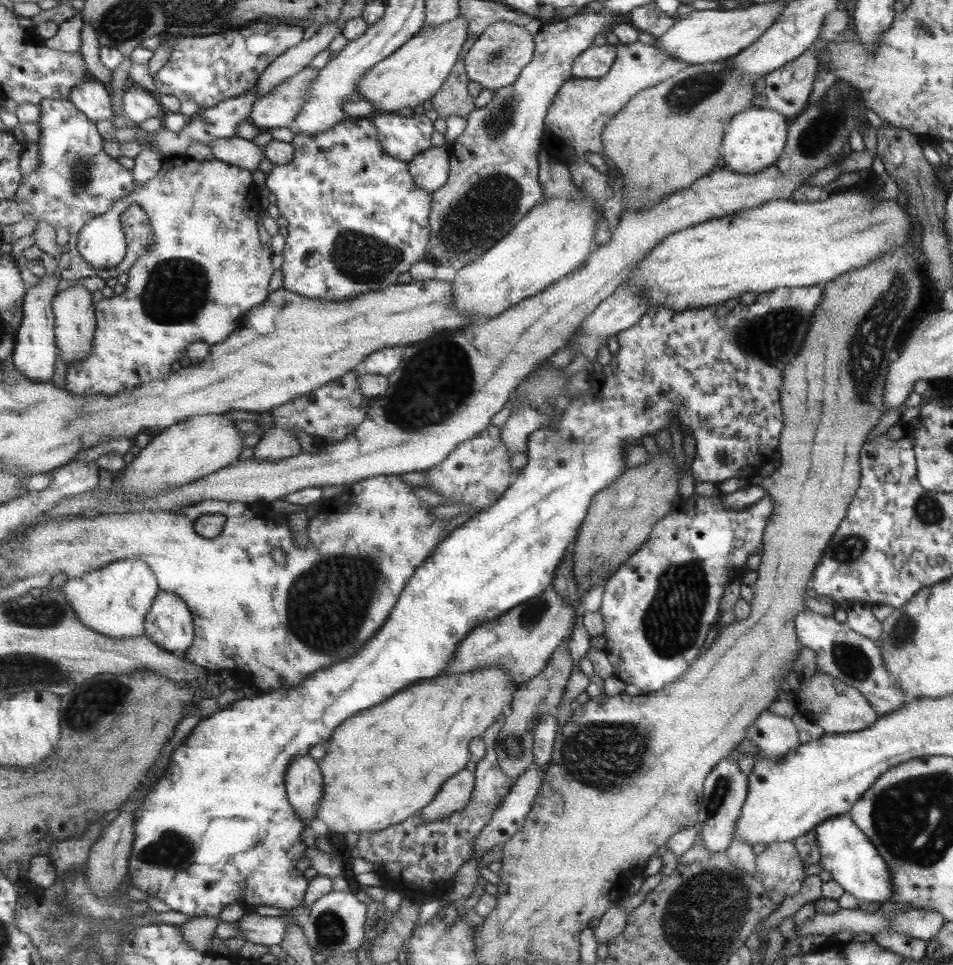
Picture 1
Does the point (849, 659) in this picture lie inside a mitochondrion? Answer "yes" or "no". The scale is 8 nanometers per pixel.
yes

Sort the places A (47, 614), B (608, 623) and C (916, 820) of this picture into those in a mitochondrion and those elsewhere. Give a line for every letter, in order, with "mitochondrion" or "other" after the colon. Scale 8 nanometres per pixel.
A: mitochondrion
B: other
C: mitochondrion

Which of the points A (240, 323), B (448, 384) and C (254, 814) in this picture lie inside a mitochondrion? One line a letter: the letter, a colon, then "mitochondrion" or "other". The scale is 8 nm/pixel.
A: other
B: mitochondrion
C: other

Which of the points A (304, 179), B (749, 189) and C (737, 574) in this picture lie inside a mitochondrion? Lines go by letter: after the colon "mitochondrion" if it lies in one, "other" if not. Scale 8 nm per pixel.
A: other
B: other
C: other

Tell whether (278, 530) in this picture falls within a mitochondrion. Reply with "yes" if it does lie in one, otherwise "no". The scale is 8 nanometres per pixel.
no

